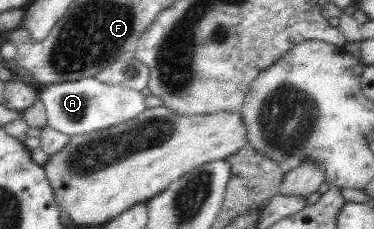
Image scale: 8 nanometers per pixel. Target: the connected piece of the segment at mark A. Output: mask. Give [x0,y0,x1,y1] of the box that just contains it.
[39,77,146,137]

